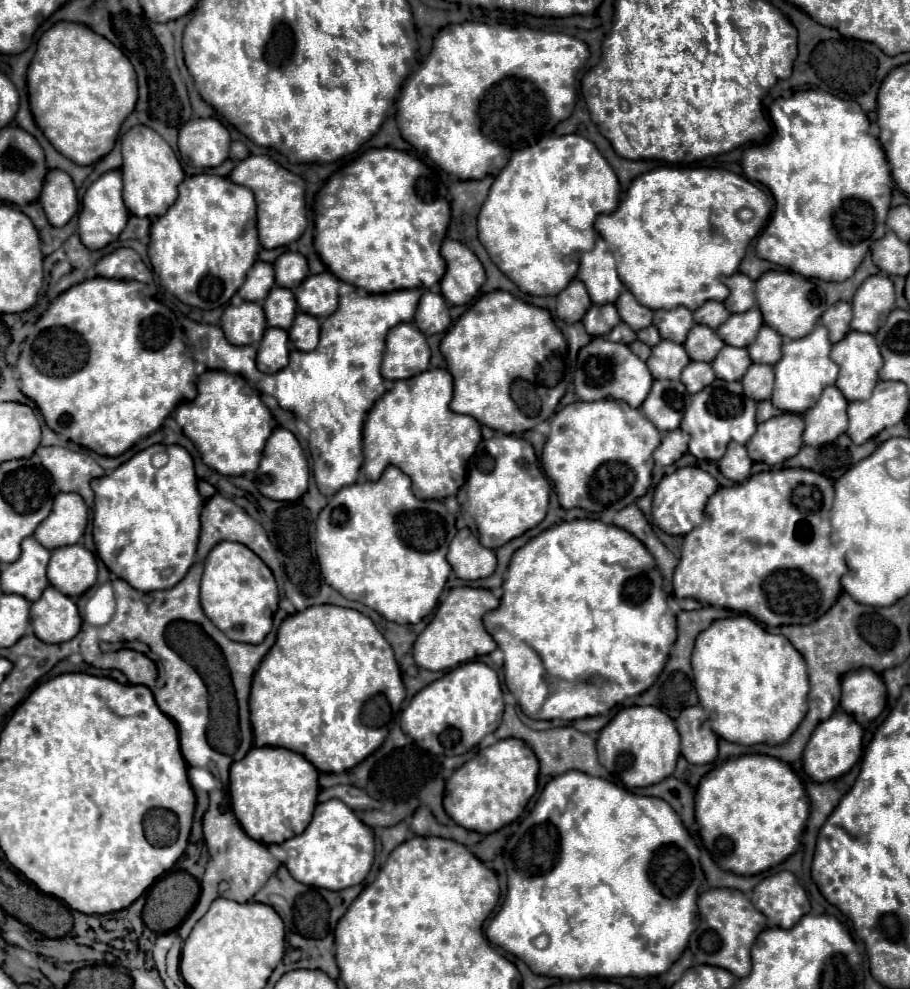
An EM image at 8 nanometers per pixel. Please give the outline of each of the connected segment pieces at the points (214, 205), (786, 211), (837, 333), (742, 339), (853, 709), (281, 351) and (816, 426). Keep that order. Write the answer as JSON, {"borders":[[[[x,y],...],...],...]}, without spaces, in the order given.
{"borders":[[[[205,173],[187,177],[179,185],[177,201],[167,209],[165,215],[153,219],[151,223],[149,259],[153,271],[159,275],[163,289],[191,307],[215,309],[227,305],[229,299],[235,295],[235,291],[243,285],[247,271],[257,261],[259,239],[255,231],[255,215],[257,215],[255,197],[247,187],[239,187],[231,183],[227,177]]],[[[809,89],[809,91],[797,91],[793,93],[789,99],[777,99],[773,101],[773,105],[769,107],[769,115],[771,115],[771,123],[773,123],[773,137],[751,145],[745,149],[741,165],[745,171],[745,177],[749,181],[757,181],[761,185],[765,185],[773,197],[775,197],[775,213],[771,217],[771,221],[767,223],[767,227],[761,231],[759,239],[757,239],[757,255],[761,259],[767,259],[775,265],[781,265],[787,271],[793,271],[797,275],[803,275],[807,279],[821,279],[821,281],[845,281],[853,275],[853,271],[859,267],[859,263],[863,261],[865,253],[869,251],[871,243],[875,243],[877,239],[881,239],[887,231],[885,227],[885,219],[887,219],[887,211],[889,211],[889,201],[891,201],[891,191],[893,191],[893,179],[891,179],[891,171],[889,171],[889,163],[883,155],[883,149],[879,145],[879,141],[869,133],[869,119],[863,113],[863,109],[859,107],[859,103],[855,101],[845,101],[839,99],[831,93],[825,91],[817,91],[817,89]]],[[[839,301],[835,305],[831,305],[821,321],[821,325],[825,325],[829,329],[829,339],[831,343],[837,343],[839,339],[843,339],[849,333],[849,323],[851,323],[851,305],[845,301]]],[[[753,307],[751,311],[745,311],[743,315],[733,313],[717,331],[727,345],[747,347],[755,341],[755,335],[759,333],[761,325],[763,325],[763,319],[759,315],[759,309]]],[[[871,669],[847,673],[841,681],[841,709],[855,715],[859,723],[869,723],[885,709],[885,683]]],[[[269,327],[263,335],[259,353],[257,353],[257,367],[259,371],[275,373],[287,367],[289,363],[289,337],[287,331]]],[[[835,385],[827,387],[819,397],[819,403],[803,413],[803,443],[817,447],[823,443],[833,443],[841,433],[845,433],[847,405],[847,399]]]]}

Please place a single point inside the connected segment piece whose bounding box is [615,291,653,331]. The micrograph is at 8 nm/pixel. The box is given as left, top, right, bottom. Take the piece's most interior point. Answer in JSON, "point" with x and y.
{"point":[634,314]}

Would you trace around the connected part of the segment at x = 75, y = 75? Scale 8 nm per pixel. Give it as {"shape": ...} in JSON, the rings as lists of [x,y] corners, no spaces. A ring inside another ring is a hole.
{"shape":[[[59,21],[43,33],[27,71],[29,105],[35,123],[51,145],[77,165],[105,157],[117,139],[121,123],[137,101],[137,79],[129,59],[105,37],[81,23]]]}

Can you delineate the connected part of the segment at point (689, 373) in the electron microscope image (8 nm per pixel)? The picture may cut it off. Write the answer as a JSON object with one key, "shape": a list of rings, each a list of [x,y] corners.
{"shape":[[[691,361],[685,369],[683,369],[683,375],[681,375],[681,383],[687,387],[687,391],[691,393],[697,393],[701,391],[703,387],[707,387],[707,383],[713,383],[715,381],[715,373],[711,369],[709,363],[697,363],[697,361]]]}

